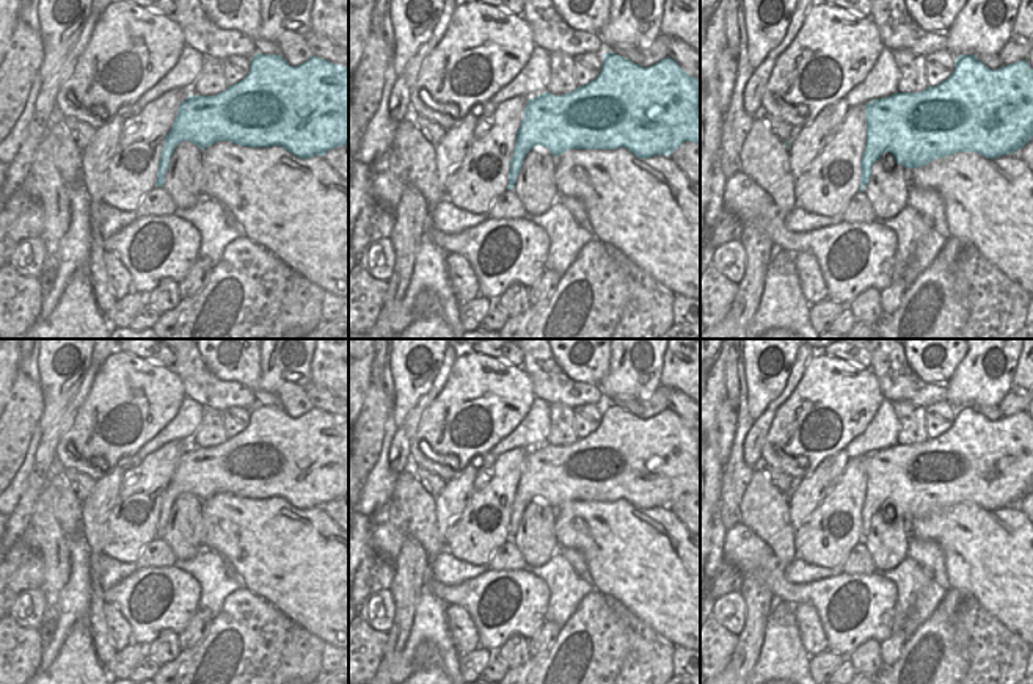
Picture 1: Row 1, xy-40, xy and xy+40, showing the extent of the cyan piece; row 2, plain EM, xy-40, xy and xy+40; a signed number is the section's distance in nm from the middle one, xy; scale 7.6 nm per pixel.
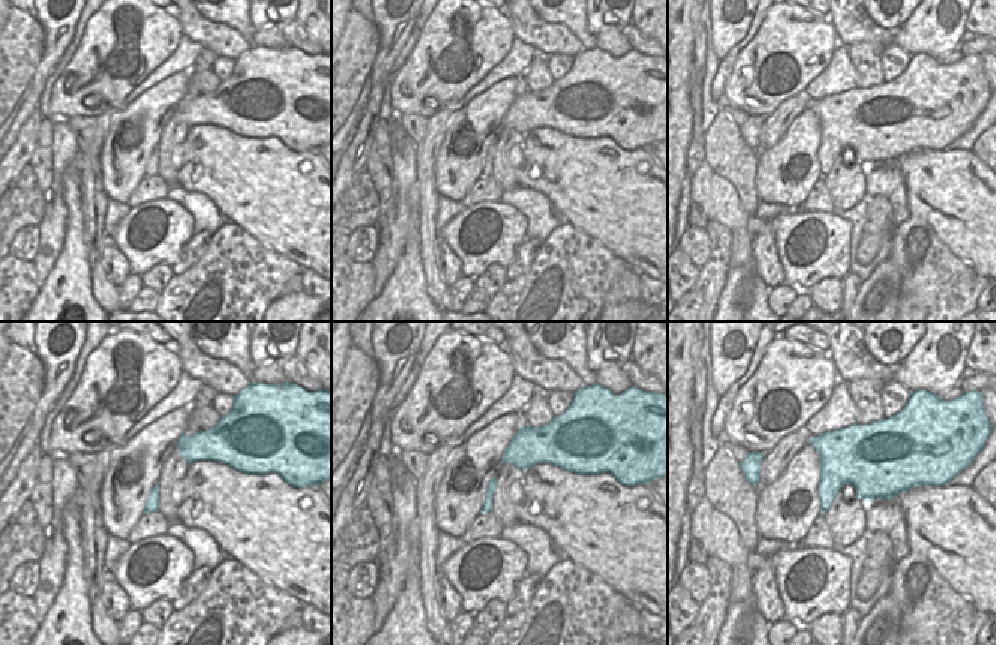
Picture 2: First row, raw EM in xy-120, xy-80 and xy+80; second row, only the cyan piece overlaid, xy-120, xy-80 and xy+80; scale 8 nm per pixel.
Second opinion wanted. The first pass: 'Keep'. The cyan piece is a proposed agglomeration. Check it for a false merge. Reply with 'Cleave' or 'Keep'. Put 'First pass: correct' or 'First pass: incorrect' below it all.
Keep.
First pass: correct

